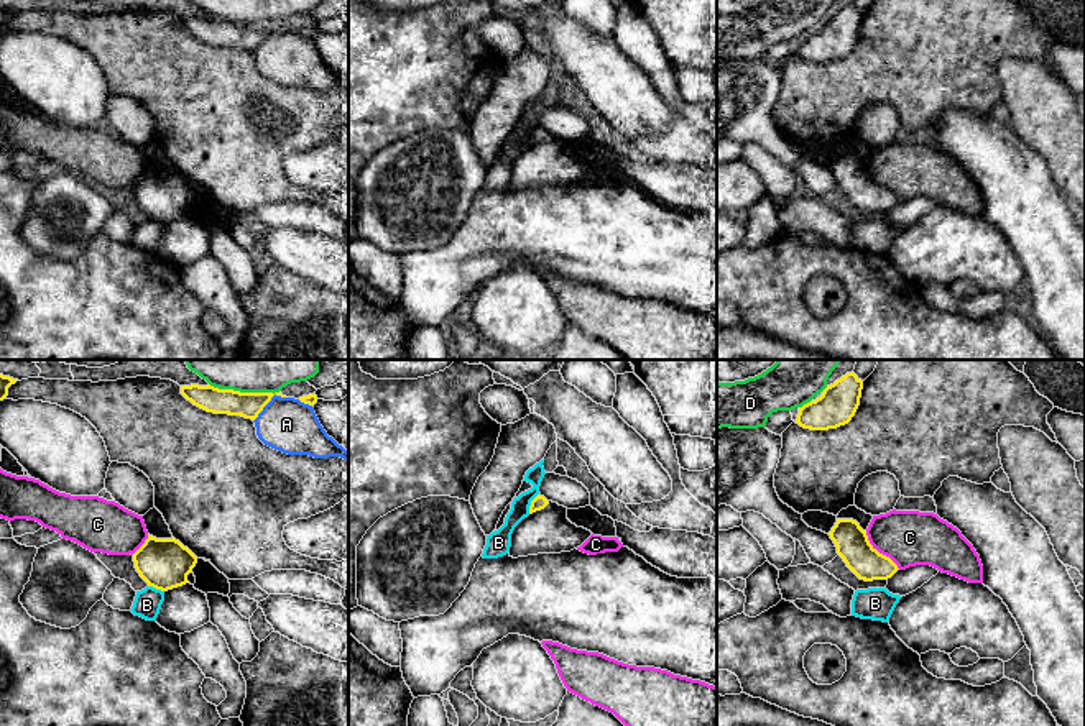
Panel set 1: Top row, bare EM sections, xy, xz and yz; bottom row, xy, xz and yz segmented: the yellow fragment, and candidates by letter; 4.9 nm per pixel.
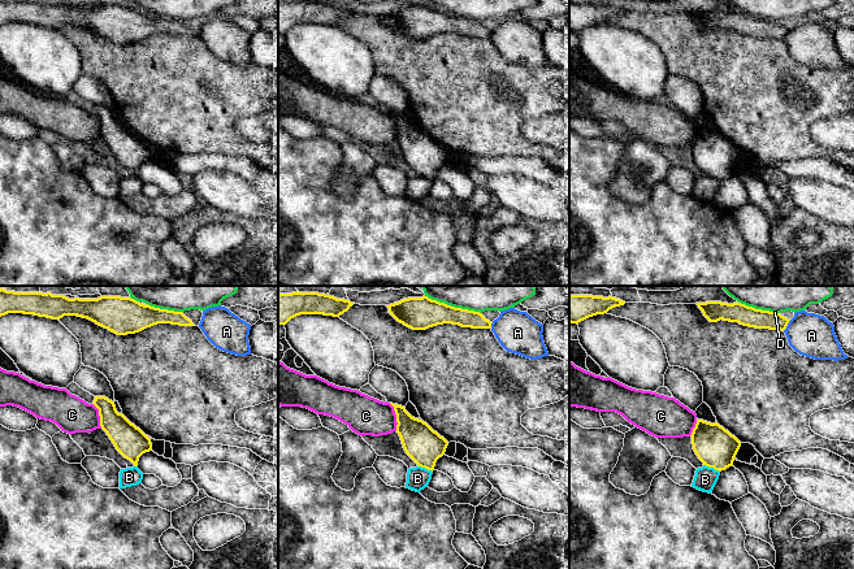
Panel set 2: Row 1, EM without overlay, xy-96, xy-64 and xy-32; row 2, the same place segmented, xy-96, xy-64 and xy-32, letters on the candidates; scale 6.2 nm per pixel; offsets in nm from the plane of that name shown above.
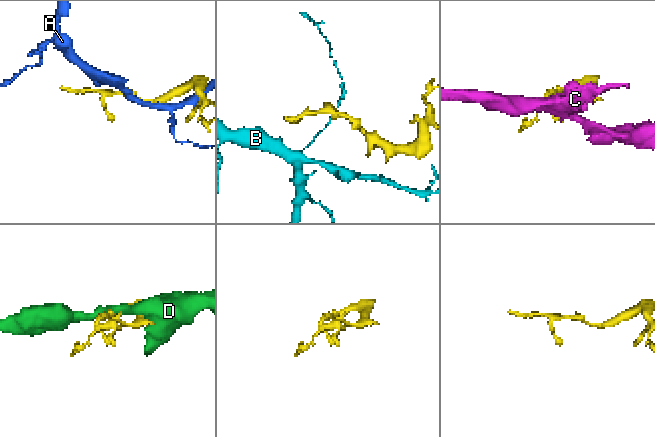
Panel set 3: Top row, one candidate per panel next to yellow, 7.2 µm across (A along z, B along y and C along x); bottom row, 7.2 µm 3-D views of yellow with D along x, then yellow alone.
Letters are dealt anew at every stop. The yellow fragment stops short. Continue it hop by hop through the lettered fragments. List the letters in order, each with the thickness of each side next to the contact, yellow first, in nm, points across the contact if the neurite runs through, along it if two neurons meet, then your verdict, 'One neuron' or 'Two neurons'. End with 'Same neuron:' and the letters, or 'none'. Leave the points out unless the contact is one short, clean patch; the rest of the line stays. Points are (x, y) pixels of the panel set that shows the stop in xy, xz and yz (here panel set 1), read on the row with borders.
A: Thickness 130 nm (yellow) against 260 nm. Two neurons
B: Thickness 70 nm (yellow) against 120 nm. Boundary: xz (540, 493), (531, 501), (528, 513). Two neurons
C: Thickness 160 nm (yellow) against 280 nm. Two neurons
D: Thickness 130 nm (yellow) against 320 nm. Two neurons
Same neuron: none

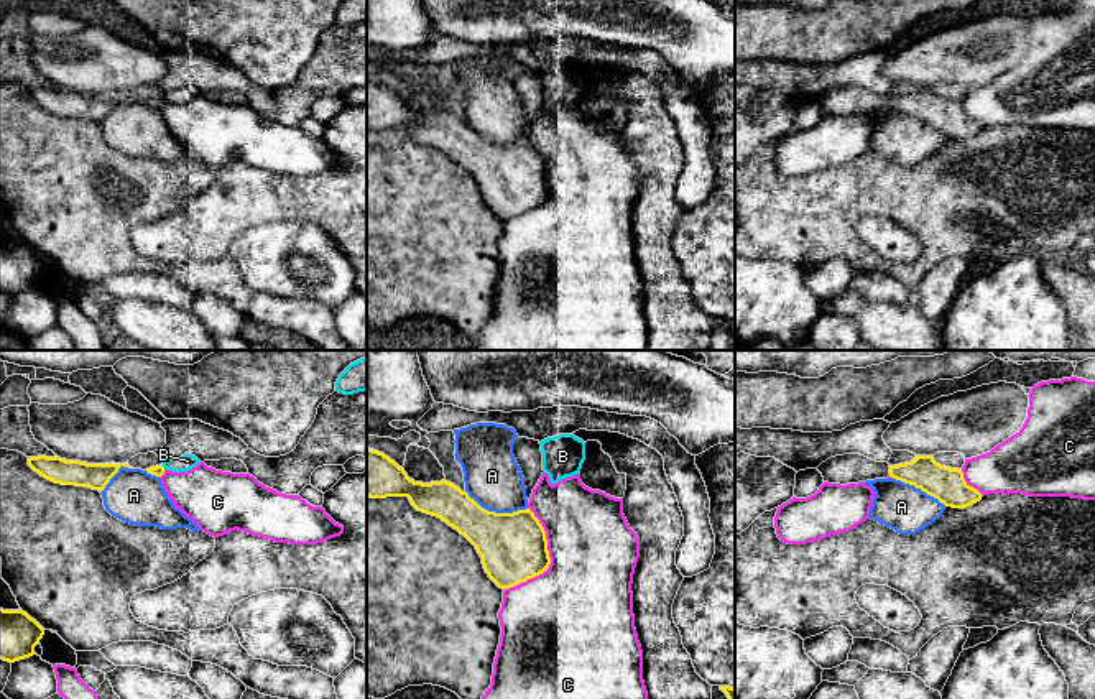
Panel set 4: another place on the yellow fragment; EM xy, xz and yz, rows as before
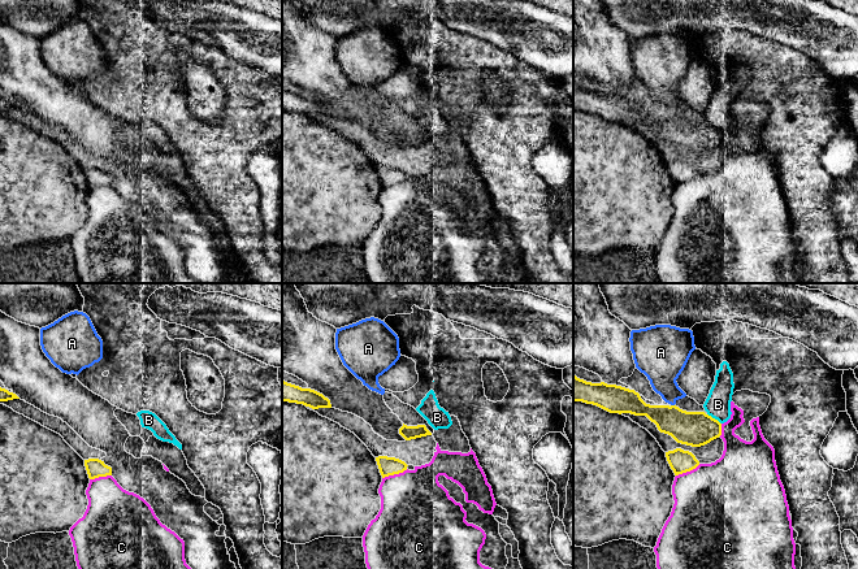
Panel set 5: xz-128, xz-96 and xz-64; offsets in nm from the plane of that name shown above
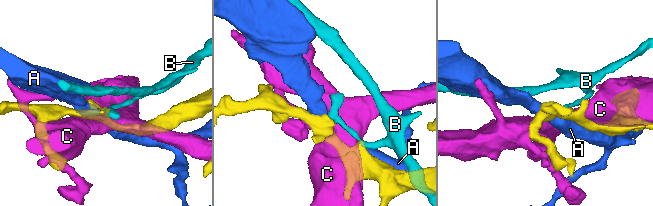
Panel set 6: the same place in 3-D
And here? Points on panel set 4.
A: Thickness 340 nm (yellow) against 280 nm. Two neurons
B: Thickness 60 nm (yellow) against 80 nm. Two neurons
C: Thickness 340 nm (yellow) against 460 nm. Two neurons
Same neuron: none

